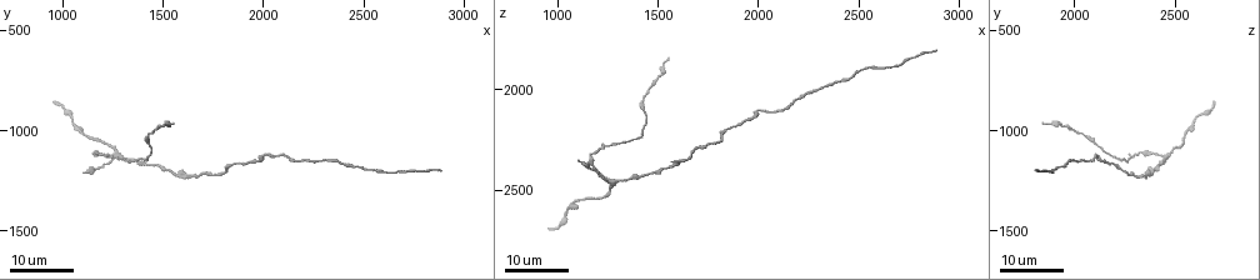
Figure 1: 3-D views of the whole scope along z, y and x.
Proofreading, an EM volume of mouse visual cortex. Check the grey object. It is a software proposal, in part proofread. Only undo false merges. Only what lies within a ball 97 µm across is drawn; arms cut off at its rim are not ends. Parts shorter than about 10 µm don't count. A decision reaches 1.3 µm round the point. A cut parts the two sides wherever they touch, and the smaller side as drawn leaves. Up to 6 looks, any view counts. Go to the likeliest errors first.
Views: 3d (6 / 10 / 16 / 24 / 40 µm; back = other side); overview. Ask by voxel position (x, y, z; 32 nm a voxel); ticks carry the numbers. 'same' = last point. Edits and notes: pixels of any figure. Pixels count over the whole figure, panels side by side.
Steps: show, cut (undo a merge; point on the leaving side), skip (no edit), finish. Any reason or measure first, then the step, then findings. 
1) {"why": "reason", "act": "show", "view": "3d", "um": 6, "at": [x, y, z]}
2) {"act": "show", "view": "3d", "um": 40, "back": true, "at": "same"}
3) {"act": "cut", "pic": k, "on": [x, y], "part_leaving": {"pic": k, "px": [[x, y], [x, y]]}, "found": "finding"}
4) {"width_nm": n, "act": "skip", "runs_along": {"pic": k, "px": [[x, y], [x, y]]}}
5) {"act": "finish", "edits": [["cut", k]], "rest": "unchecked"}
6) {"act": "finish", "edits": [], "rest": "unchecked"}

{"why": "three-way junction", "act": "show", "view": "3d", "um": 24, "at": [1260, 1110, 2470]}

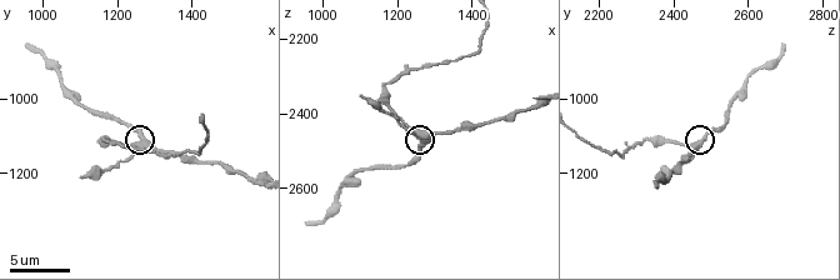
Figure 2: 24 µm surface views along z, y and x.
{"act": "show", "view": "3d", "um": 6, "at": [1260, 1110, 2480]}

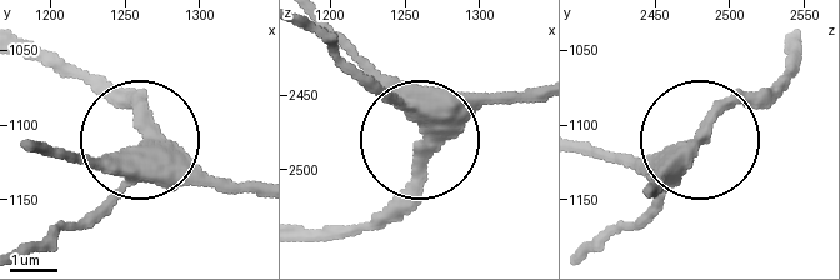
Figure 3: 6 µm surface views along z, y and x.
{"why": "other side", "act": "show", "view": "3d", "um": 6, "back": true, "at": [1262, 1114, 2472]}

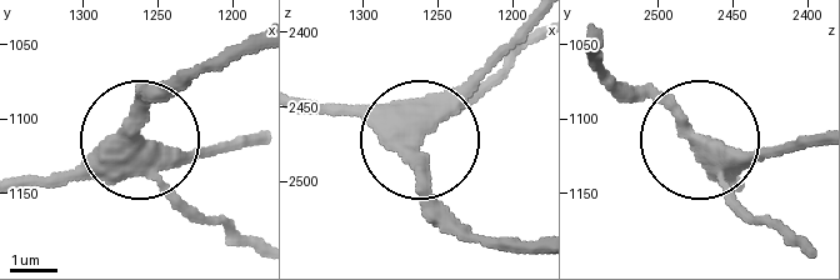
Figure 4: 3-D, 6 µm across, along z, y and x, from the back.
{"act": "skip", "runs_along": {"pic": 4, "px": [[306, 104], [390, 115], [445, 219]]}, "found": "all the same neuron"}

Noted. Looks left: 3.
{"why": "sudden change in width", "act": "show", "view": "3d", "um": 10, "at": [1160, 1120, 2330]}

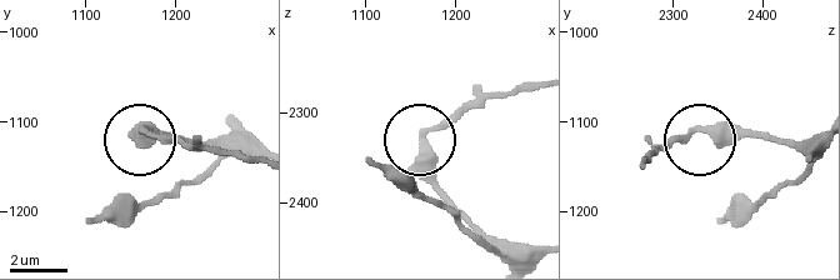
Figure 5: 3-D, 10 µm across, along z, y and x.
{"act": "skip", "found": "all the same neuron"}

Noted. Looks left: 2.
{"act": "finish", "edits": [], "rest": "unchecked"}

